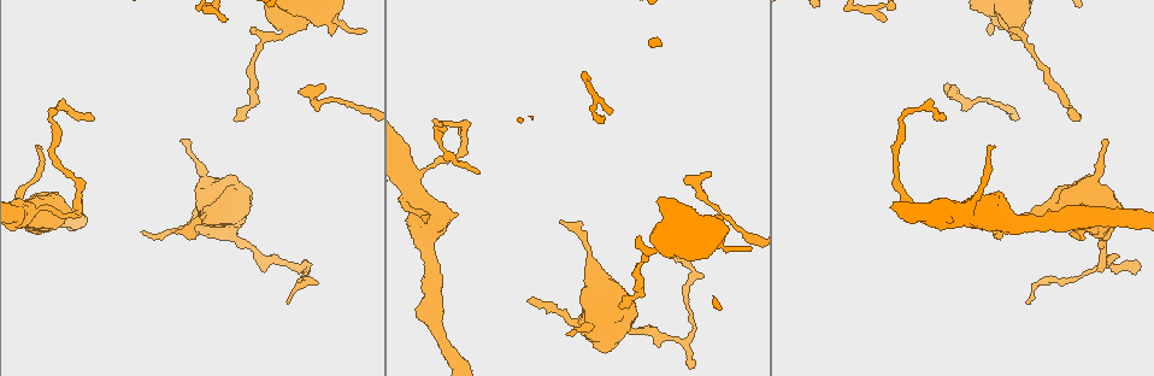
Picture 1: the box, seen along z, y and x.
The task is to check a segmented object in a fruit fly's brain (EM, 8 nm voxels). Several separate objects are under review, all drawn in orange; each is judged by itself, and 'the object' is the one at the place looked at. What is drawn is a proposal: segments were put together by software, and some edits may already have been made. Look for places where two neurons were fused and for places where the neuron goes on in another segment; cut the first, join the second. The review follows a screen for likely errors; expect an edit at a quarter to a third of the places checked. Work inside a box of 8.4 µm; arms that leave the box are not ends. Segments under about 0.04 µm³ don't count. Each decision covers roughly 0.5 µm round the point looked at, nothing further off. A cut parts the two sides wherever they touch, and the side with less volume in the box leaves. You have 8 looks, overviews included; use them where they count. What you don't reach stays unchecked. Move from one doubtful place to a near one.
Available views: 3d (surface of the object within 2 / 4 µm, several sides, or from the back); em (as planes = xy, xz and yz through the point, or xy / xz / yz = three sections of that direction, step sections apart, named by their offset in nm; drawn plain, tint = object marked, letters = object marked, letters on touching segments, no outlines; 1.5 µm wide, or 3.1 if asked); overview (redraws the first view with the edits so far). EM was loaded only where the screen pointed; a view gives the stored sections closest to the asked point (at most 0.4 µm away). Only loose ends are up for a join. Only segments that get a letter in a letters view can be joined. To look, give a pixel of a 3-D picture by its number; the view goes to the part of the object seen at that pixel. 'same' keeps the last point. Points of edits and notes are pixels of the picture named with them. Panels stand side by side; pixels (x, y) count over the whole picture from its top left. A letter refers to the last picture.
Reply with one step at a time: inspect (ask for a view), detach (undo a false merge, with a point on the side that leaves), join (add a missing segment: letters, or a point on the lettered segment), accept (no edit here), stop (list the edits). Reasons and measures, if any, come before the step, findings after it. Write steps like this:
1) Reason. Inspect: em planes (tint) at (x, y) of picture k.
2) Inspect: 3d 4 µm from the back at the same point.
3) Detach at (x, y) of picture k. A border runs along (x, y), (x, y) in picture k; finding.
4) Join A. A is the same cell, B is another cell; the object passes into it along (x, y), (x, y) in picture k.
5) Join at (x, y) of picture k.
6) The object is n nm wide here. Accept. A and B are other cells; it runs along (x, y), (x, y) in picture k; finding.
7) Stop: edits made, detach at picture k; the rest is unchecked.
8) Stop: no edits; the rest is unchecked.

Thin neck. Inspect: 3d 2 µm at (70, 215) of picture 1.

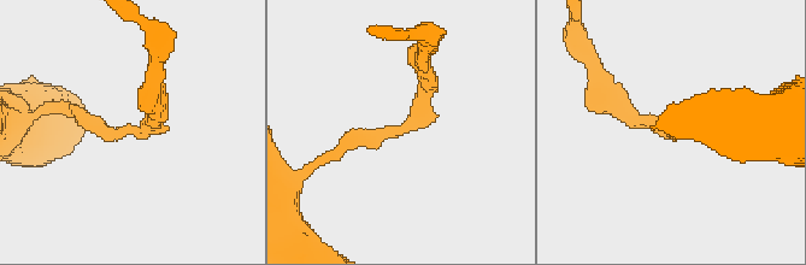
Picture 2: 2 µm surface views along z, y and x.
Inspect: em planes (letters) at (127, 133) of picture 2.

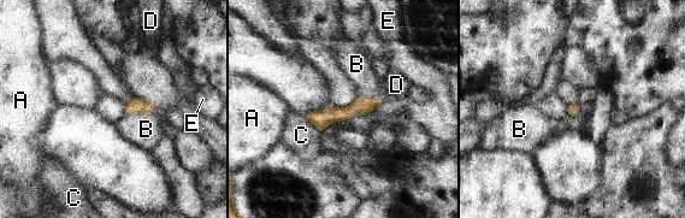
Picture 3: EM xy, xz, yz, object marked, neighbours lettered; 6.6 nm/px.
The object is 80 nm wide here. Accept. A, B, C, D and E are other cells; it runs along (378, 101), (346, 113), (309, 116) in picture 3; all the same neuron.

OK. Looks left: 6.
Thin end. Inspect: em planes (letters) at (420, 216) of picture 1.

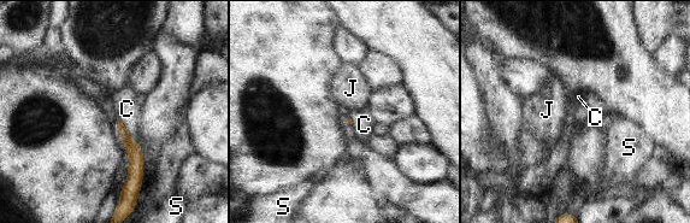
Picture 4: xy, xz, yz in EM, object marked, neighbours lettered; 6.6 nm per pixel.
Join C. C is the same cell, J and S are other cells; the object passes into it along (134, 150), (128, 131), (127, 109) in picture 4; it goes on there.

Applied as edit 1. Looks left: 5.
Thin end. Inspect: 3d 4 µm at (1107, 141) of picture 1.

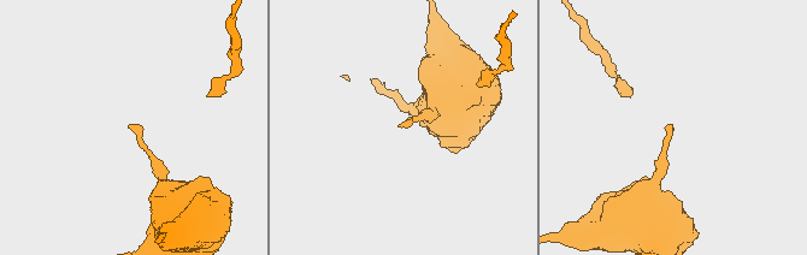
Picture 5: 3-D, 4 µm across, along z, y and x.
Inspect: em xy step 8 (letters) at (401, 126) of picture 5.

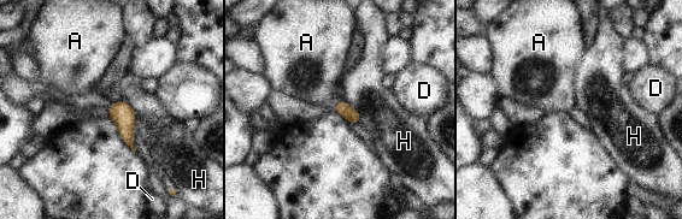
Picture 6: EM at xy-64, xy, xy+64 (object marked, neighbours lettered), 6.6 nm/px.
Join A. A is the same cell, D and H are other cells; the object passes into it along (345, 110), (335, 105), (313, 75) in picture 6; the neuron continues.

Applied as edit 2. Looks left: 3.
Stop: edits made, join at picture 4, join at picture 6; the rest is unchecked.

